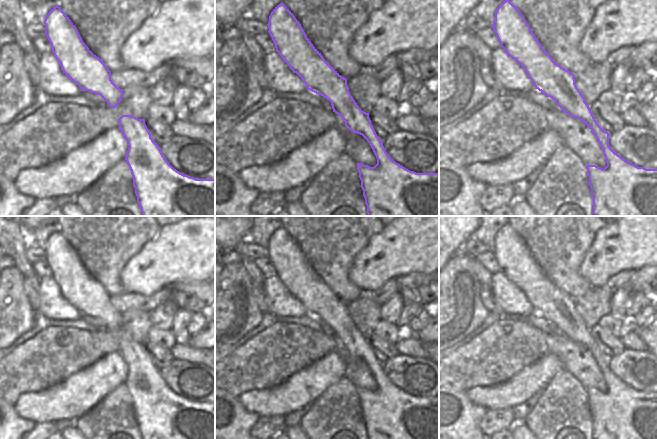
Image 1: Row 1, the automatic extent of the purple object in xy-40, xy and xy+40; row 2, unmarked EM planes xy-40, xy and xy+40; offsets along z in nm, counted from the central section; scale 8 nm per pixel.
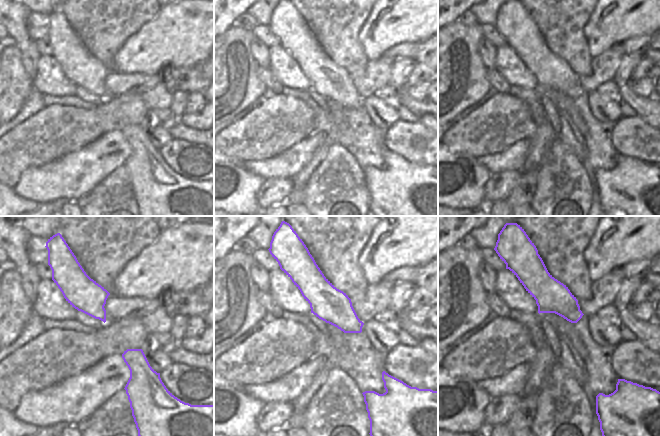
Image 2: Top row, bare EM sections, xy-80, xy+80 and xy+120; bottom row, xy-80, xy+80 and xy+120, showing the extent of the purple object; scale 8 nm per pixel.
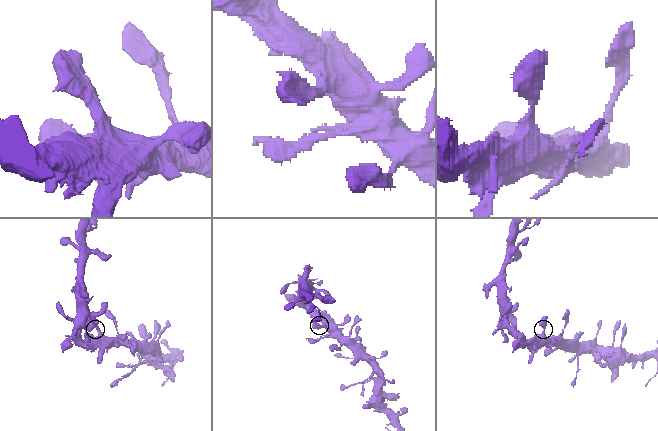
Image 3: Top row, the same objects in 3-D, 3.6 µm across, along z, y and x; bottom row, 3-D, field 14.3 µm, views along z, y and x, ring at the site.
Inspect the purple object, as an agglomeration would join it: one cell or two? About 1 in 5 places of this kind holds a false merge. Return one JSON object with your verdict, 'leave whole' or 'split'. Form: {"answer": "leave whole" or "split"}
{"answer": "leave whole"}

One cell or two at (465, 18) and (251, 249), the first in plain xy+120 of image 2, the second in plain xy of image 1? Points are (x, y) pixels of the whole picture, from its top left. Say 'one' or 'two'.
one

